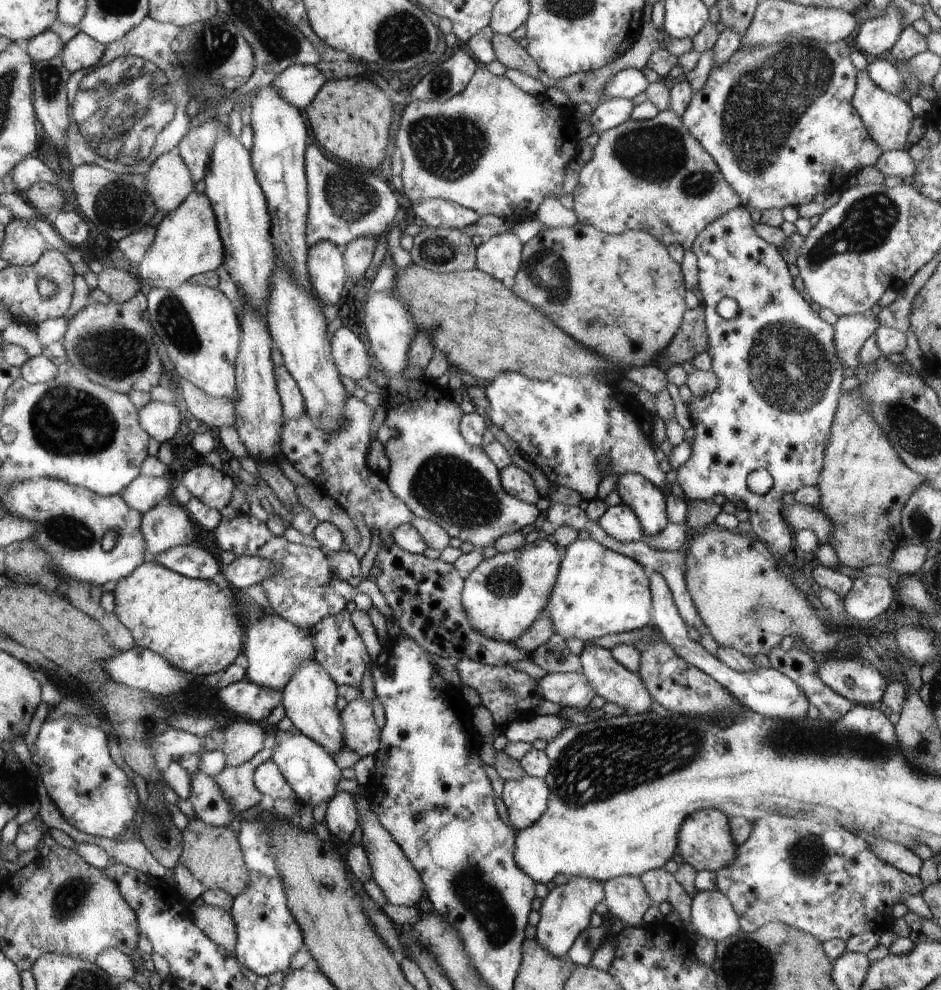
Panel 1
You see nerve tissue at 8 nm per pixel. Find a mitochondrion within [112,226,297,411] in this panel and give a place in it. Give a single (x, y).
(172, 316)

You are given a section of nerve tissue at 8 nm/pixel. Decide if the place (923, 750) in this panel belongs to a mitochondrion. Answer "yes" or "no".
yes

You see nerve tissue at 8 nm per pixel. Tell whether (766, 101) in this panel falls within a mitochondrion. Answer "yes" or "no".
yes

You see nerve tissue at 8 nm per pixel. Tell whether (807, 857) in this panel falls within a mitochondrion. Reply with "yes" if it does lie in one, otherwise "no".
yes

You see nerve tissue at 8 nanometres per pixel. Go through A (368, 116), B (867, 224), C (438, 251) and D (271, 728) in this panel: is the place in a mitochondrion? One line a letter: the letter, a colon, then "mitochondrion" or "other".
A: other
B: mitochondrion
C: mitochondrion
D: other

